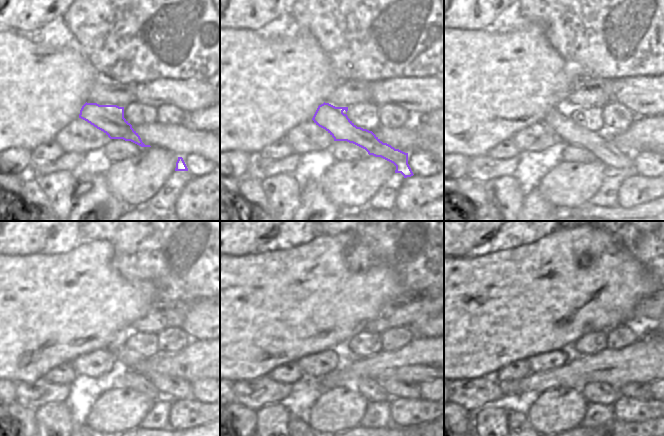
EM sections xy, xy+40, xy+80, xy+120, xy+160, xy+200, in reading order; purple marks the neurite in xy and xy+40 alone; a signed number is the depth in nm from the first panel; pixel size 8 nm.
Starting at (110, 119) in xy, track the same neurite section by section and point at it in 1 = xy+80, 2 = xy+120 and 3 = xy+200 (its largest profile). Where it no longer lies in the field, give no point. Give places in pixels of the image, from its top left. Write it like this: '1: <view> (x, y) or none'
1: xy+80 (600, 144)
2: xy+120 (172, 387)
3: xy+200 (636, 390)

